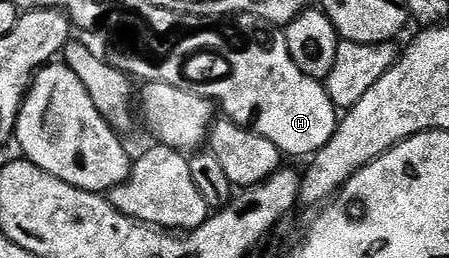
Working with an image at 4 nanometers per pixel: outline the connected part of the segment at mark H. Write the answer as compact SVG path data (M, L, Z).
M283 35L277 40L272 40L270 48L258 48L258 68L236 68L221 81L214 81L209 85L197 83L194 91L202 98L215 102L219 111L221 108L224 111L221 113L236 124L251 125L252 115L256 115L256 124L254 123L256 133L274 142L274 146L278 146L278 150L285 157L311 157L319 152L322 146L326 146L326 142L336 133L338 110L332 105L327 87L321 81L310 78L302 74L302 70L298 70L294 58L290 58L288 41Z

